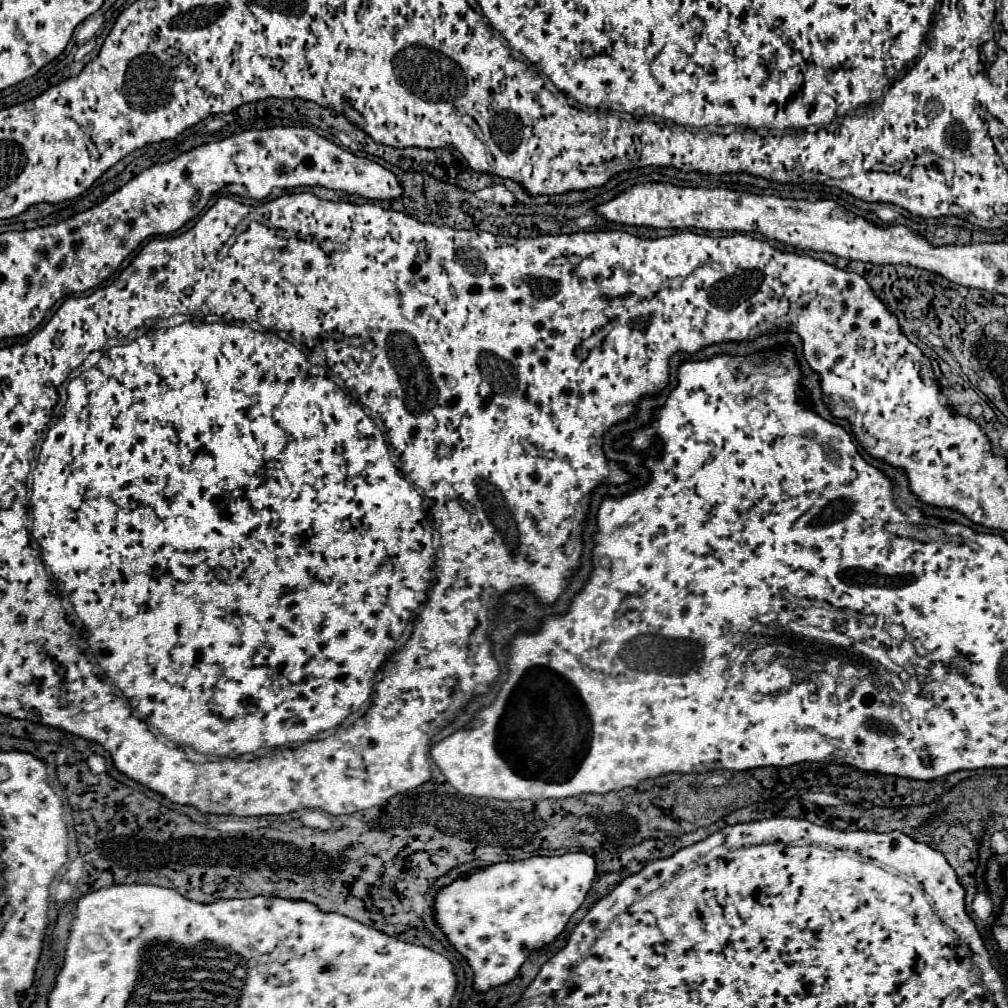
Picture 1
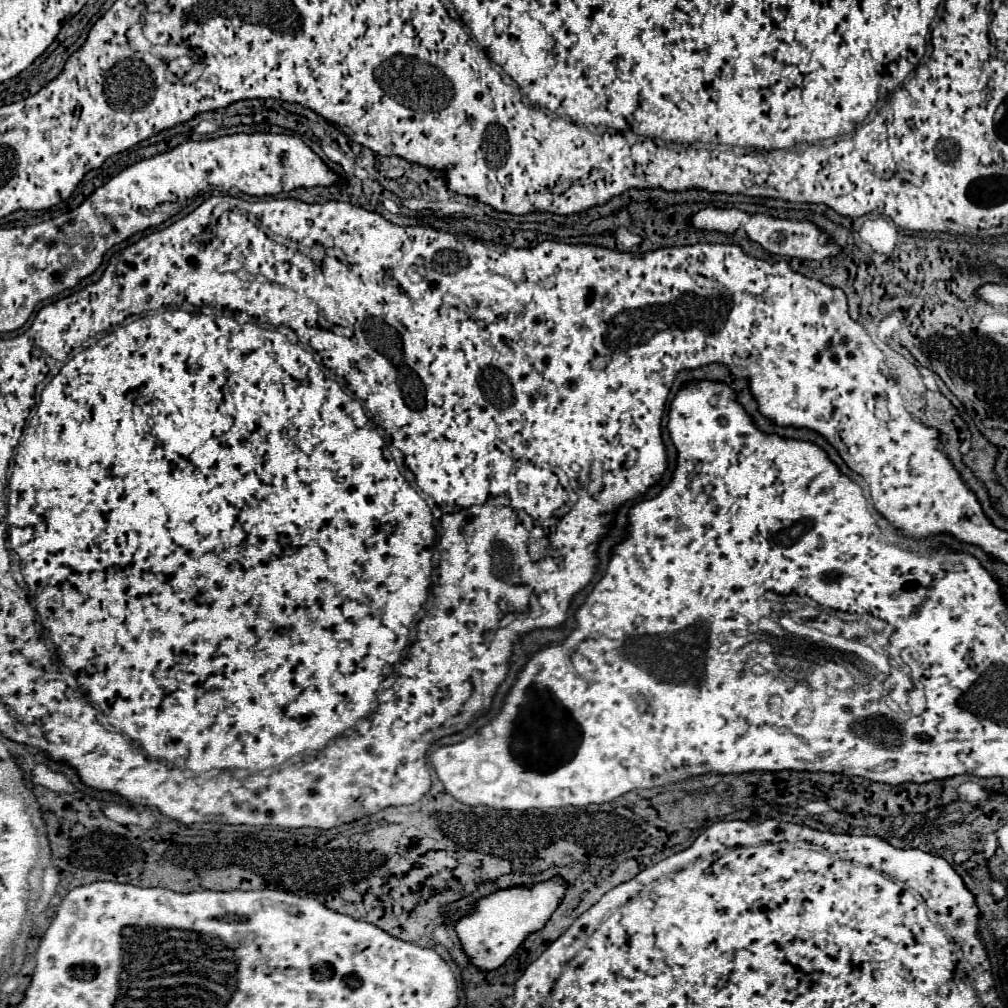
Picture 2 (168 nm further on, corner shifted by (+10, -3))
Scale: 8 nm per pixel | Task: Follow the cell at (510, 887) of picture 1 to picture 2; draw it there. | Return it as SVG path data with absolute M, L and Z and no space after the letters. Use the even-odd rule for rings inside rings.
M554 877L530 889L514 887L514 889L504 889L480 899L476 911L462 917L456 925L456 933L470 961L482 971L492 971L500 967L522 945L522 941L530 933L544 927L544 923L550 919L550 913L554 913L556 907L560 905L564 891L566 891L564 879Z

